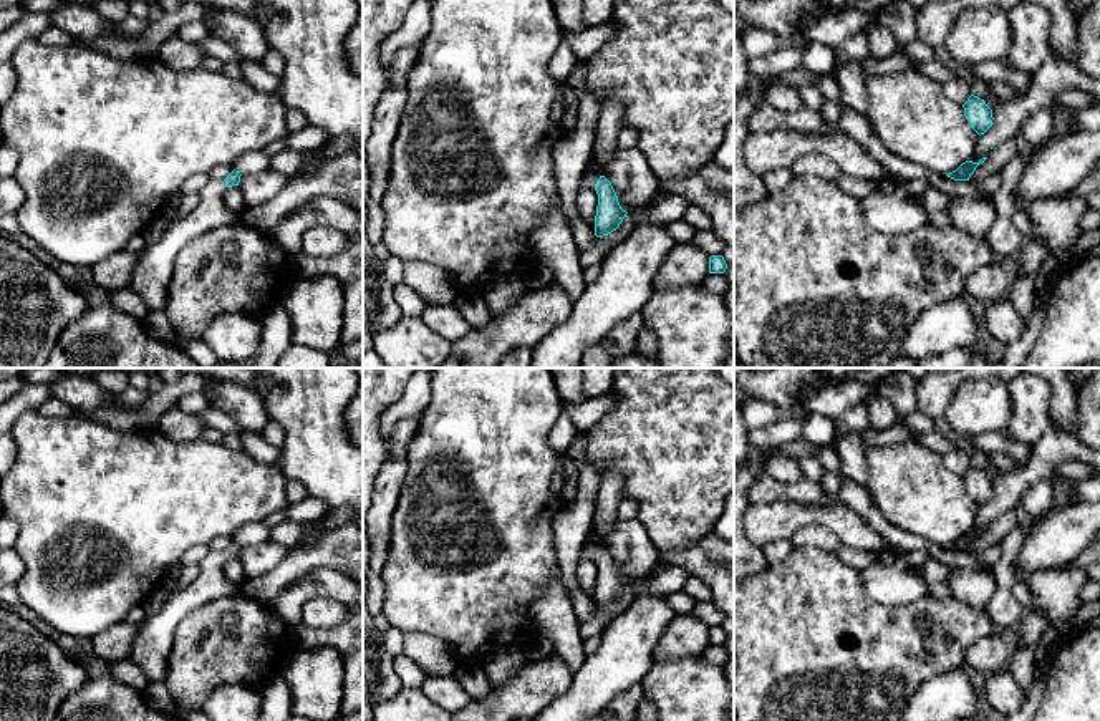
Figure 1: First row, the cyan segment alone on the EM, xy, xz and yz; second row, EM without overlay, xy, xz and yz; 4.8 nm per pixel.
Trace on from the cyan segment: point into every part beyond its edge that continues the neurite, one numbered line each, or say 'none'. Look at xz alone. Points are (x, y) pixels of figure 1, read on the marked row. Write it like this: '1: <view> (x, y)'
1: xz (590, 178)

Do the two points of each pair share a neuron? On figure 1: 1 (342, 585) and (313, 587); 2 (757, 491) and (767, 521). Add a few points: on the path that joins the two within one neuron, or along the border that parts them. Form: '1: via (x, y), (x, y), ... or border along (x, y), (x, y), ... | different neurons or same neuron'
1: via (335, 585), (320, 585) | same neuron
2: border along (800, 503), (766, 501), (751, 506) | different neurons

